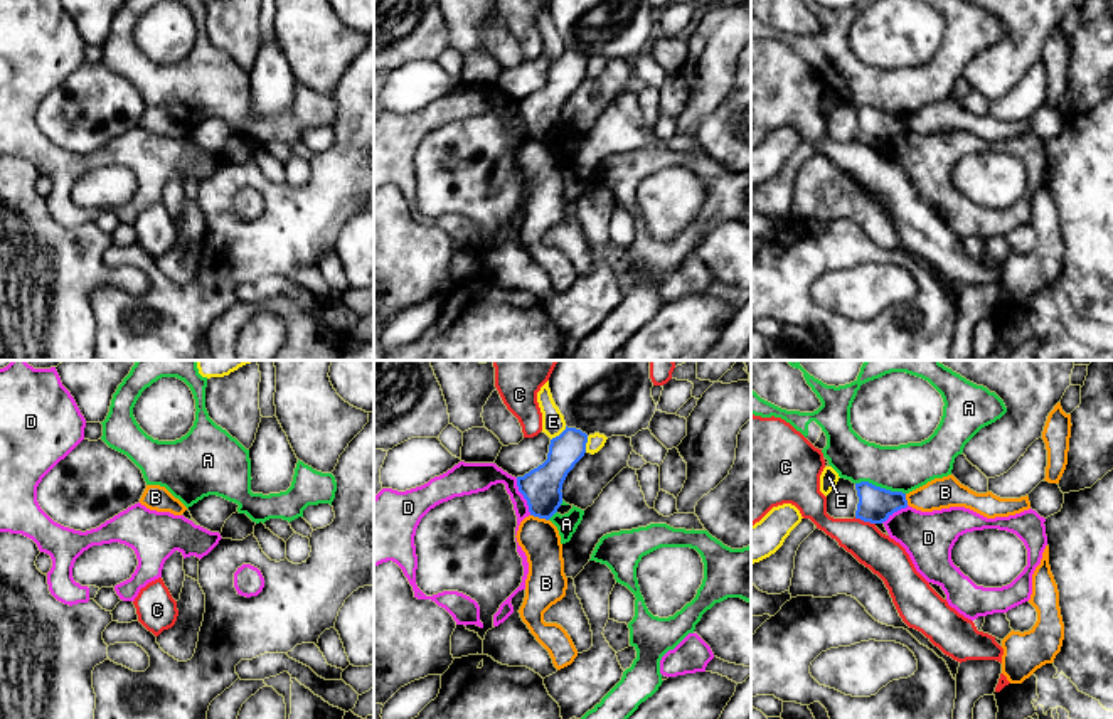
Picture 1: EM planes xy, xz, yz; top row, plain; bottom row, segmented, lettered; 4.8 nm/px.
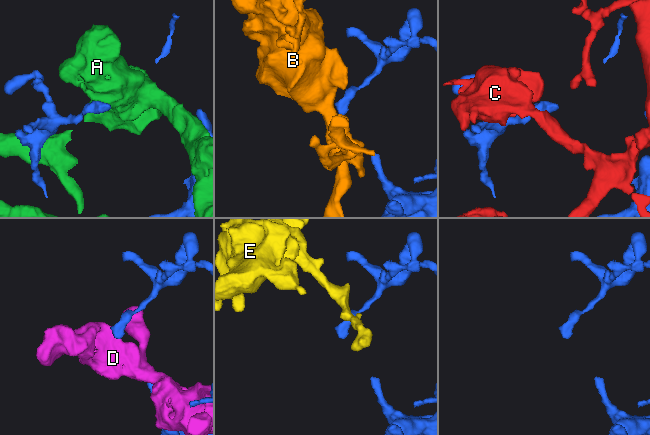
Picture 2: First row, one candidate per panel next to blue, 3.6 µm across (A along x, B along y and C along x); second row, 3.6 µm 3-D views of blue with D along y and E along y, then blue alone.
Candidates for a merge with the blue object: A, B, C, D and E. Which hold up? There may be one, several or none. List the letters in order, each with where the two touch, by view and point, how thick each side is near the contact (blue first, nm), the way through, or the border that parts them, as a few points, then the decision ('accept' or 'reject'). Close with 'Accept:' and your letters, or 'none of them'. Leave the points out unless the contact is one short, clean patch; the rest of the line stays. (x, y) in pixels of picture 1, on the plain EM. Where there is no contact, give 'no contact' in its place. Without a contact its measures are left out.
A: yz (879, 110) | 170/220 nm | reject
B: xz (539, 140) | 190/190 nm | along xz (531, 137), (548, 143) | reject
C: yz (864, 143) | 170/190 nm | reject
D: xz (524, 120) | 190/140 nm | reject
E: xz (559, 58) | 170/110 nm | along xz (566, 49), (551, 63) | reject
Accept: none of them

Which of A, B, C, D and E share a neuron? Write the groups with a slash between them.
A / B / C / D / E

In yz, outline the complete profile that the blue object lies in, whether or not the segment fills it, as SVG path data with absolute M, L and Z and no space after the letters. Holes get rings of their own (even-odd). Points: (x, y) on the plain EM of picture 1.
M869 104L855 106L859 126L855 141L871 146L886 145L894 135L906 131L908 123L903 115L891 115Z

